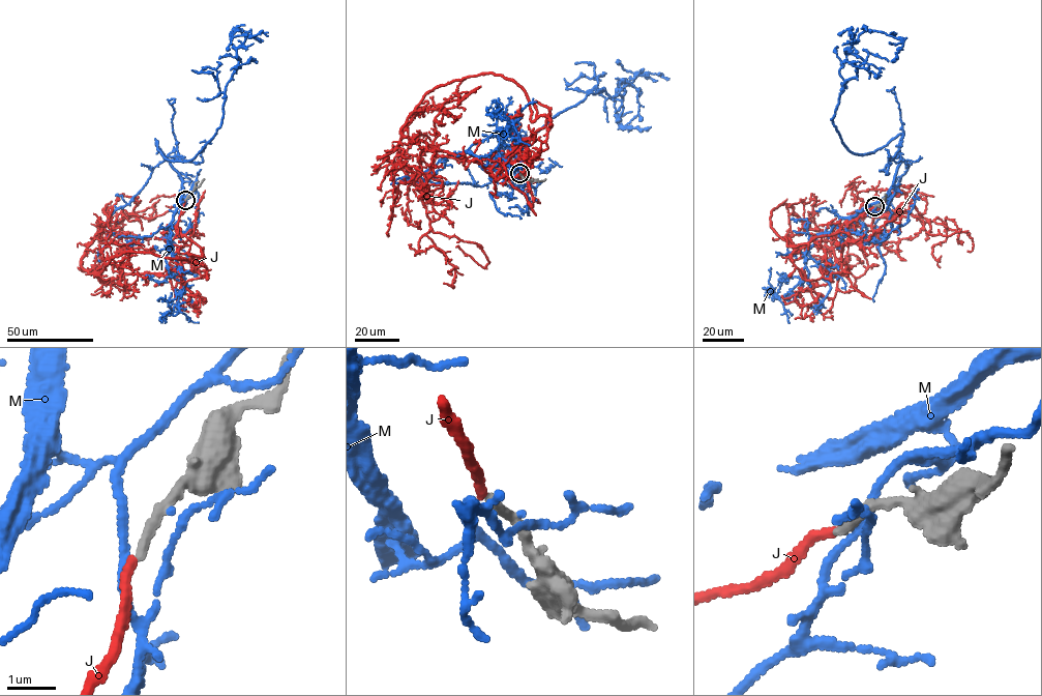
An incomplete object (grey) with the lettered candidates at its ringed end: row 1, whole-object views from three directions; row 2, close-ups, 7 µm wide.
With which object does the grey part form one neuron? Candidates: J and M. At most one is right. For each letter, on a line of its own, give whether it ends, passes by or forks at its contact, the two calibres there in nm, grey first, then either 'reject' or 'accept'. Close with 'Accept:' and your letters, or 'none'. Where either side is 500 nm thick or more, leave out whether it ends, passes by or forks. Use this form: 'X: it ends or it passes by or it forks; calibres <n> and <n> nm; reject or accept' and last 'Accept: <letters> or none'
J: it ends; calibres 190 and 190 nm; accept
M: it passes by; calibres 260 and 100 nm; reject
Accept: J

